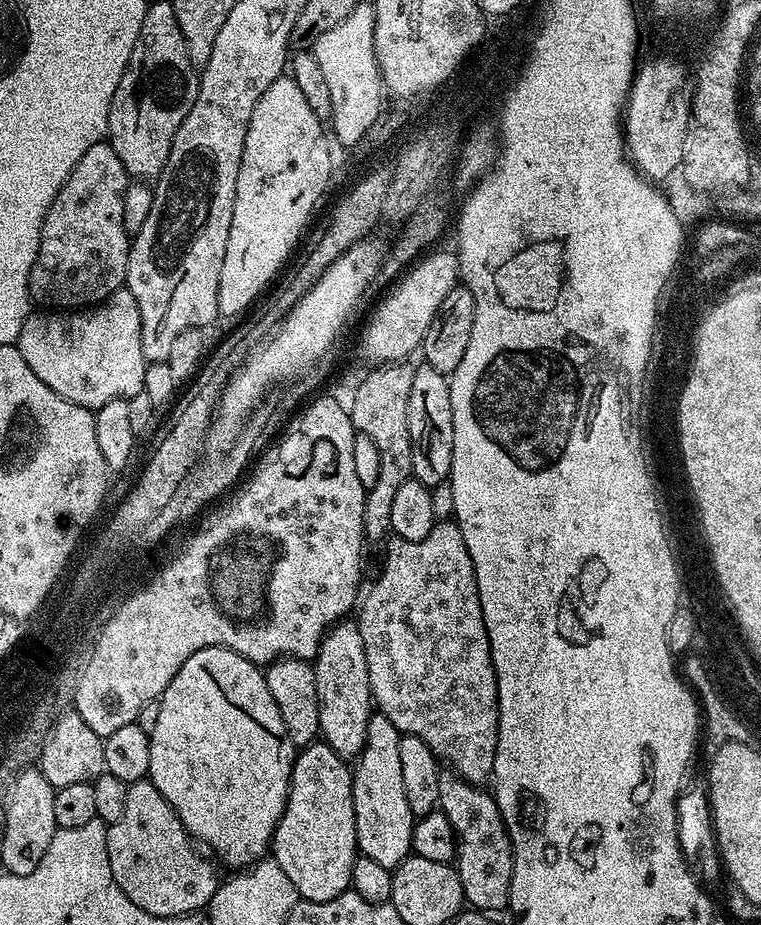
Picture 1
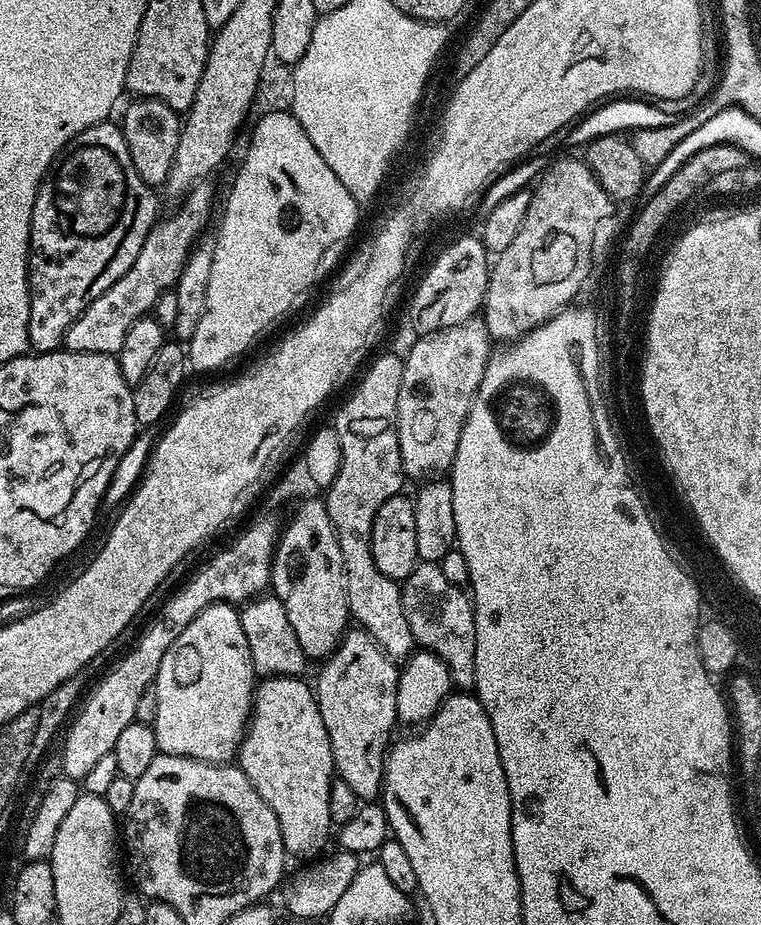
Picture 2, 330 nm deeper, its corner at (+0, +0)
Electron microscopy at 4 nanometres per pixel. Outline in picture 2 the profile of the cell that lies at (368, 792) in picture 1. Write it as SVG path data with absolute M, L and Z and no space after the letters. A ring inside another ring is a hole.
M349 627L340 644L319 665L314 691L318 710L322 710L322 722L326 722L326 734L330 734L330 750L334 758L334 772L339 780L346 782L360 802L372 802L381 795L384 786L384 766L390 745L393 743L392 727L397 727L396 703L398 702L397 661L391 660L370 638L366 629Z

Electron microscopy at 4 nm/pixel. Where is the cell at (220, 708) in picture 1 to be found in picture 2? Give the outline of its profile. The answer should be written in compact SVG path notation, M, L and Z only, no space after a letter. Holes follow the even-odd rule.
M211 604L209 608L199 612L194 618L194 622L190 622L190 626L186 626L186 630L182 630L182 634L178 634L178 638L174 638L174 646L170 646L170 650L166 650L166 658L162 658L162 666L158 666L154 685L156 694L156 723L154 727L157 749L165 756L185 756L207 764L226 764L235 761L252 714L252 698L257 680L258 677L250 658L250 646L246 646L246 634L242 634L239 611L231 604Z

